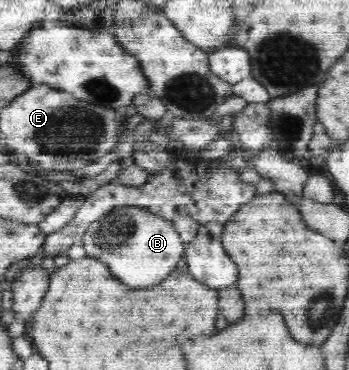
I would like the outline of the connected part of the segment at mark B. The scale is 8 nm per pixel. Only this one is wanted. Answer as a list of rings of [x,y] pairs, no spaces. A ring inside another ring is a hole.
[[[137,206],[112,209],[92,222],[83,236],[87,257],[98,258],[108,264],[114,278],[126,282],[130,288],[150,288],[168,278],[185,255],[185,243],[173,223]]]

